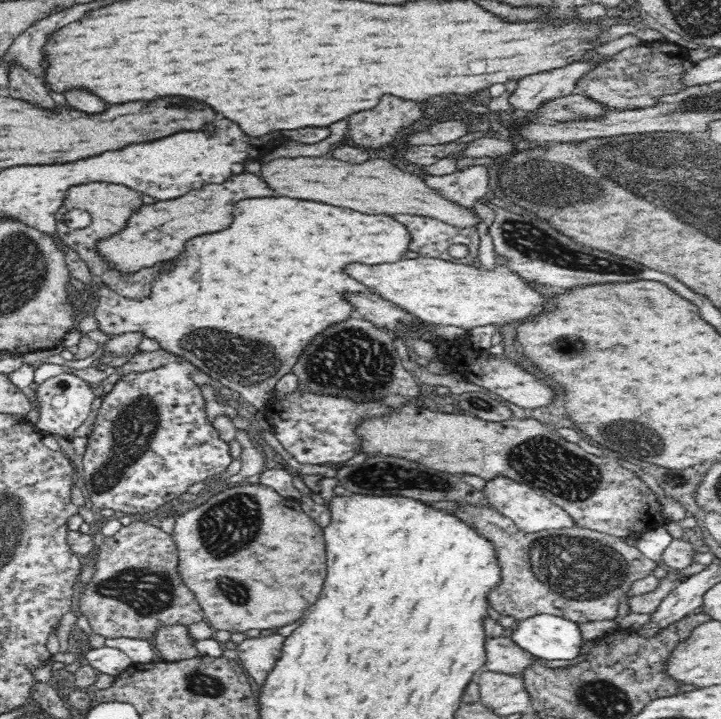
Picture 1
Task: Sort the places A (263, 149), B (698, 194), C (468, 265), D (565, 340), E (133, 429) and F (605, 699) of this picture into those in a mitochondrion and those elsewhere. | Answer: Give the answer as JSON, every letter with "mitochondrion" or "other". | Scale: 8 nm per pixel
{"A":"other","B":"mitochondrion","C":"other","D":"mitochondrion","E":"mitochondrion","F":"mitochondrion"}

